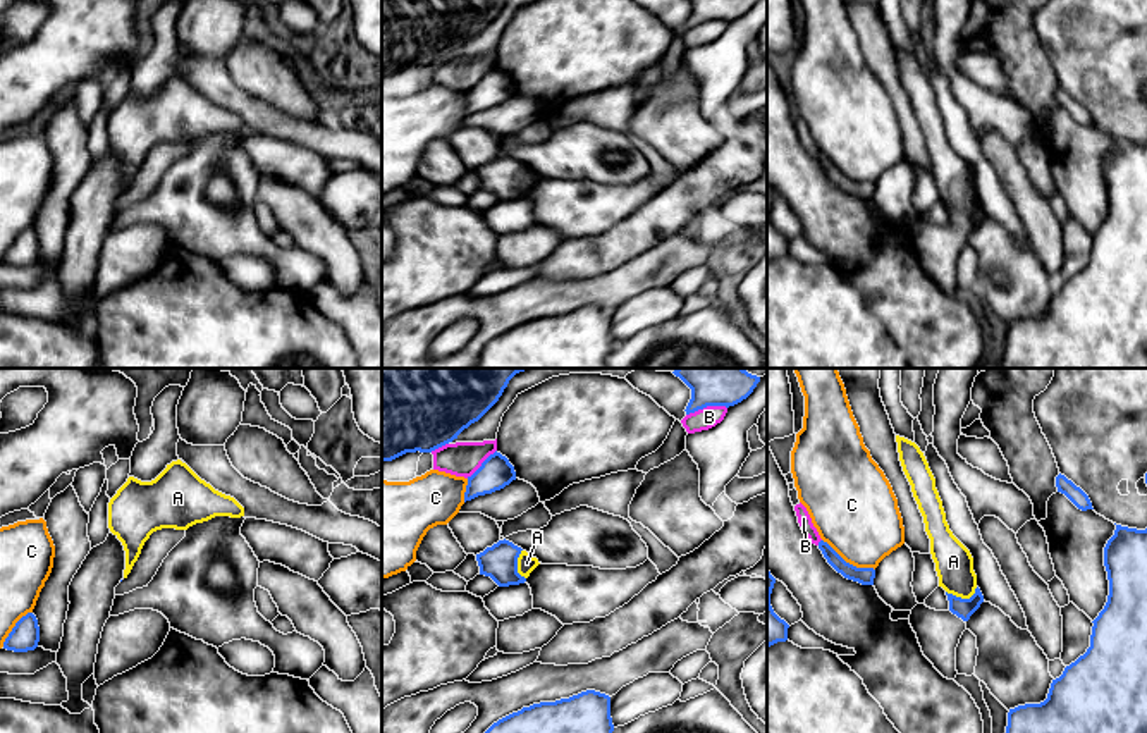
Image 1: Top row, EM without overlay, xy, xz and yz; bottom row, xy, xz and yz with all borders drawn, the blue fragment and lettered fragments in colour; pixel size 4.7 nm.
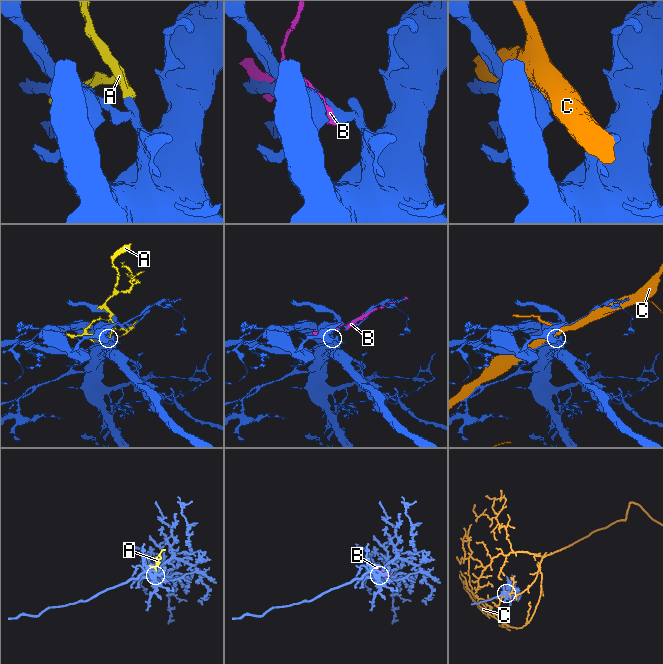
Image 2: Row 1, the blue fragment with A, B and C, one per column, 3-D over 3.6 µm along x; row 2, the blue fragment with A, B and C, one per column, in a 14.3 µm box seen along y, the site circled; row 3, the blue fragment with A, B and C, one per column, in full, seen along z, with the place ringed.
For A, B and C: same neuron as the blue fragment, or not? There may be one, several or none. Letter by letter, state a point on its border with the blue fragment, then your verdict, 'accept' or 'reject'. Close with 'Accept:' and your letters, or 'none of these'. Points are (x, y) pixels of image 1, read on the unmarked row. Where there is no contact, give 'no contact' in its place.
A: meets blue in yz at (960, 212); accept
B: meets blue in xz at (705, 21); reject
C: meets blue in yz at (848, 178); reject
Accept: A

